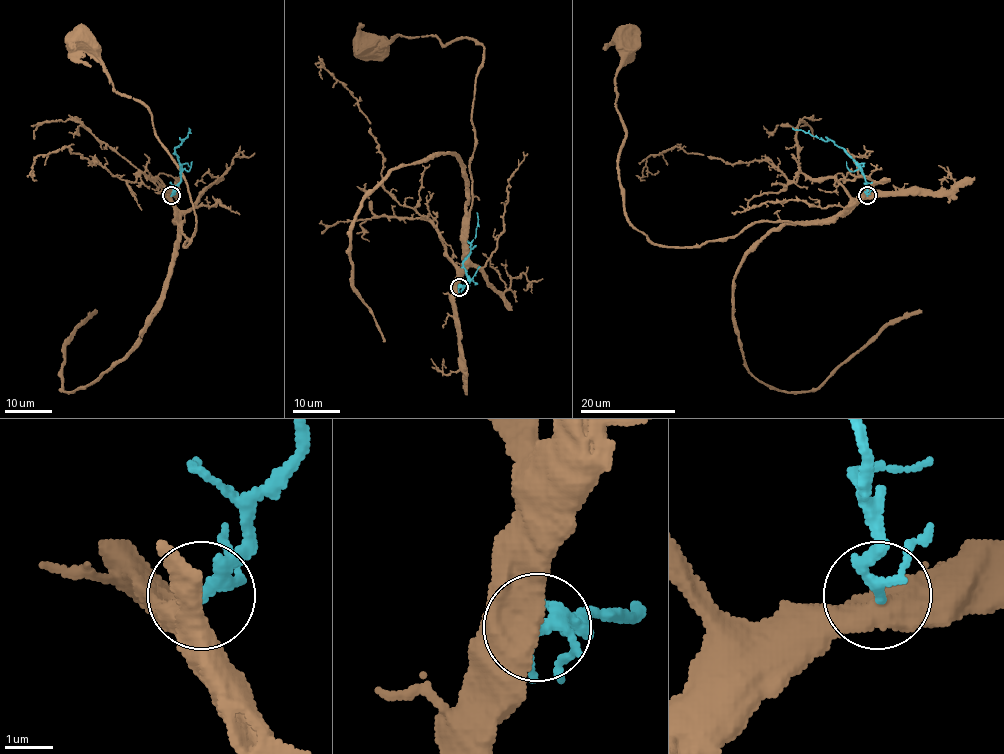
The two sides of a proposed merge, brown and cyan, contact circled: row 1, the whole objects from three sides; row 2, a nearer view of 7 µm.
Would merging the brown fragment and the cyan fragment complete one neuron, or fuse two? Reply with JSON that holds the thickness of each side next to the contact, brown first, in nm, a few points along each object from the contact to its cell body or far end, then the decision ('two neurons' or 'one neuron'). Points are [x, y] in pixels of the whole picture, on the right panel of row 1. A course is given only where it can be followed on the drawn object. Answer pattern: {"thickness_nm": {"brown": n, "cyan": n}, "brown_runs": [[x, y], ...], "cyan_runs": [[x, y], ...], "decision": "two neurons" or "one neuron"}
{"thickness_nm": {"brown": 480, "cyan": 200}, "brown_runs": [[866, 195], [827, 219], [657, 245], [626, 214], [619, 176], [615, 76], [628, 37]], "cyan_runs": [[866, 195], [862, 168], [842, 147], [831, 140], [823, 140], [792, 127]], "decision": "one neuron"}

